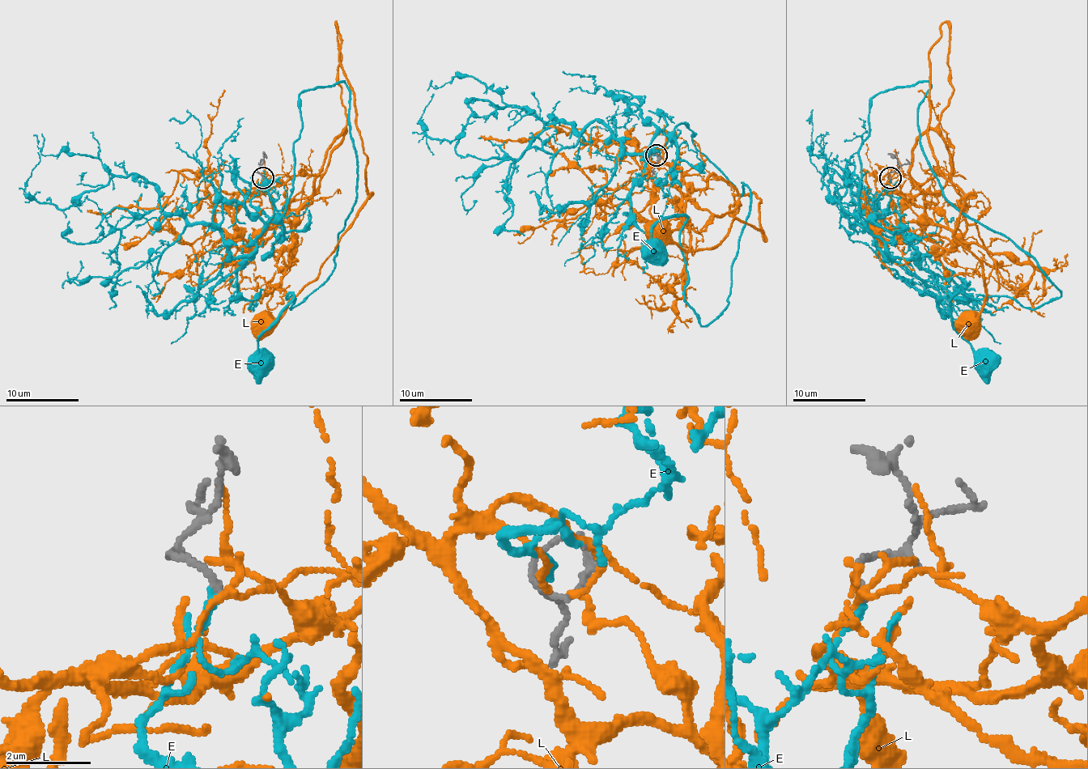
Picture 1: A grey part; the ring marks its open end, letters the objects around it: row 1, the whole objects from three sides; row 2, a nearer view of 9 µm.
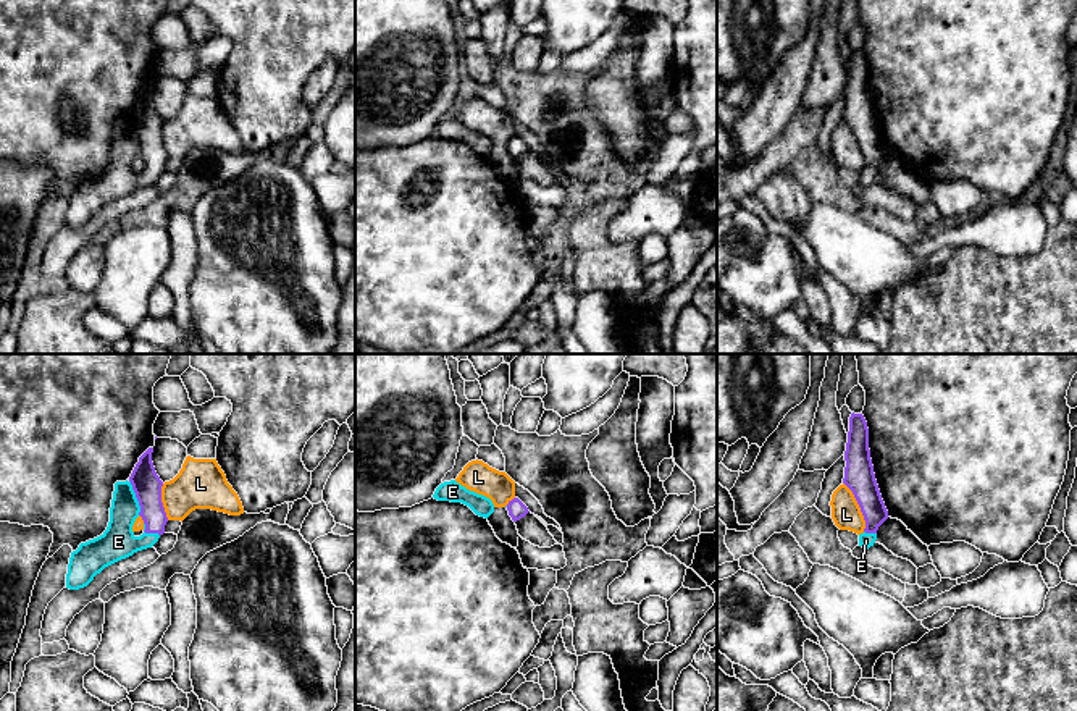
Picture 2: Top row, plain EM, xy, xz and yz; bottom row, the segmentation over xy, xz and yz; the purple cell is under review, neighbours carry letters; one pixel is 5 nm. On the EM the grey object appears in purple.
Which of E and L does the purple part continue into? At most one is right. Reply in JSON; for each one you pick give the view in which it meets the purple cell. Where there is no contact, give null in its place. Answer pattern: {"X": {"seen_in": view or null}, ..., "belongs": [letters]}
{"E": {"seen_in": "xy"}, "belongs": ["E"]}

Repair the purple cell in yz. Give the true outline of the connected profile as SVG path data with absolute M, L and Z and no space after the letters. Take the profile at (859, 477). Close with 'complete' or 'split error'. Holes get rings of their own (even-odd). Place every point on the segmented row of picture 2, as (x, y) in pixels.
M851 414L848 443L844 451L843 483L853 491L865 520L859 535L859 546L869 549L877 540L878 527L888 519L882 499L869 449L869 428L862 414Z | split error

